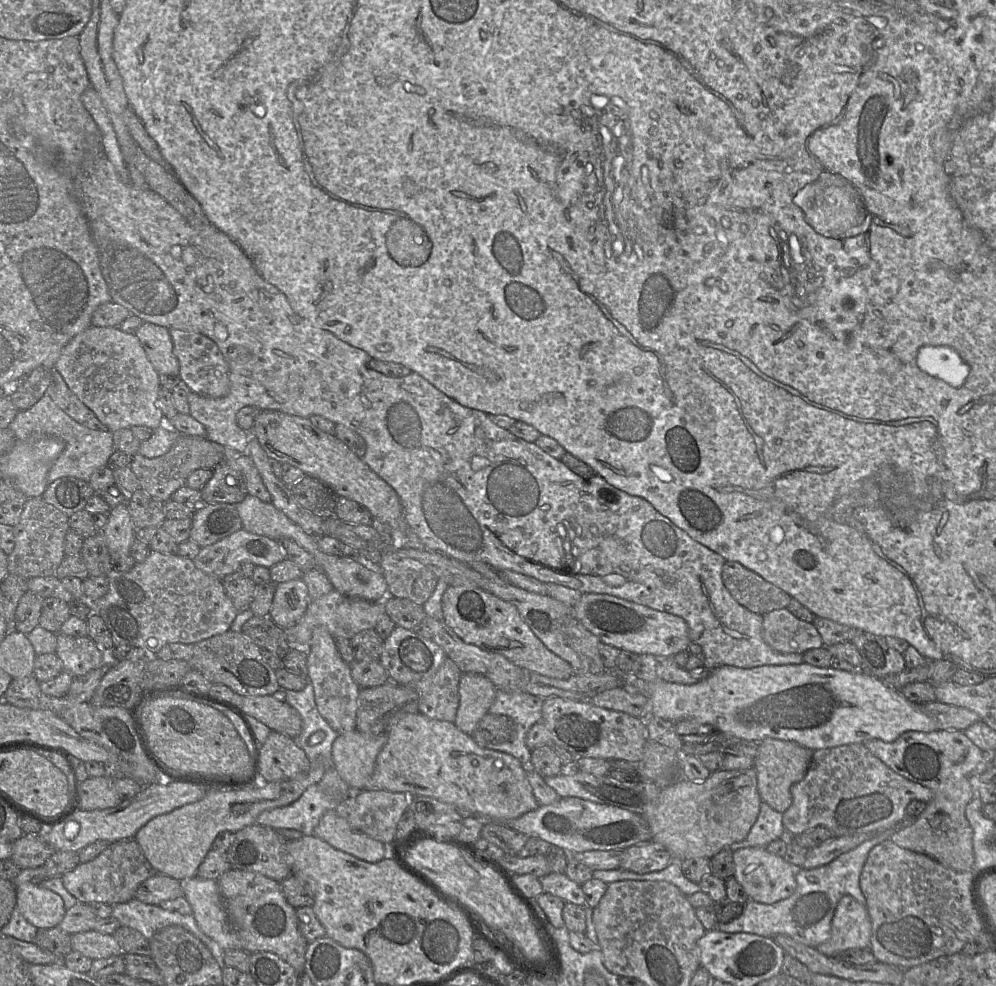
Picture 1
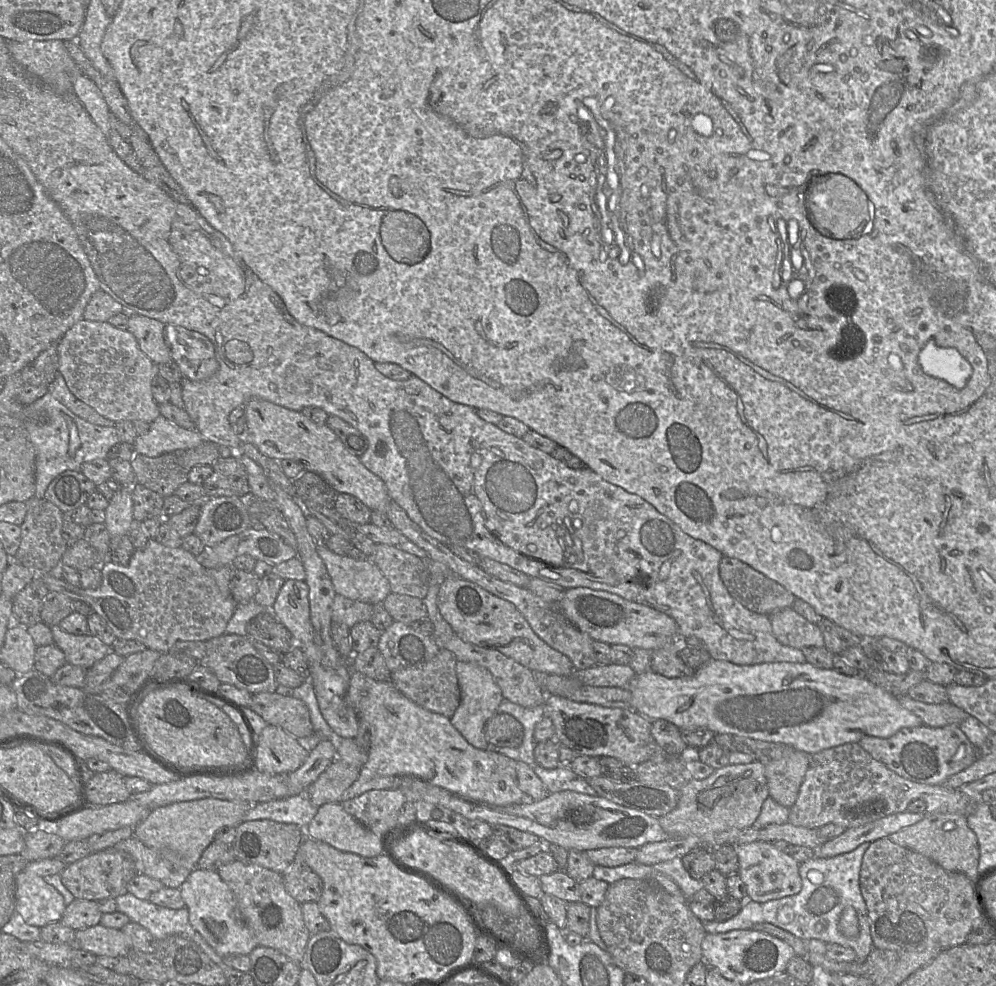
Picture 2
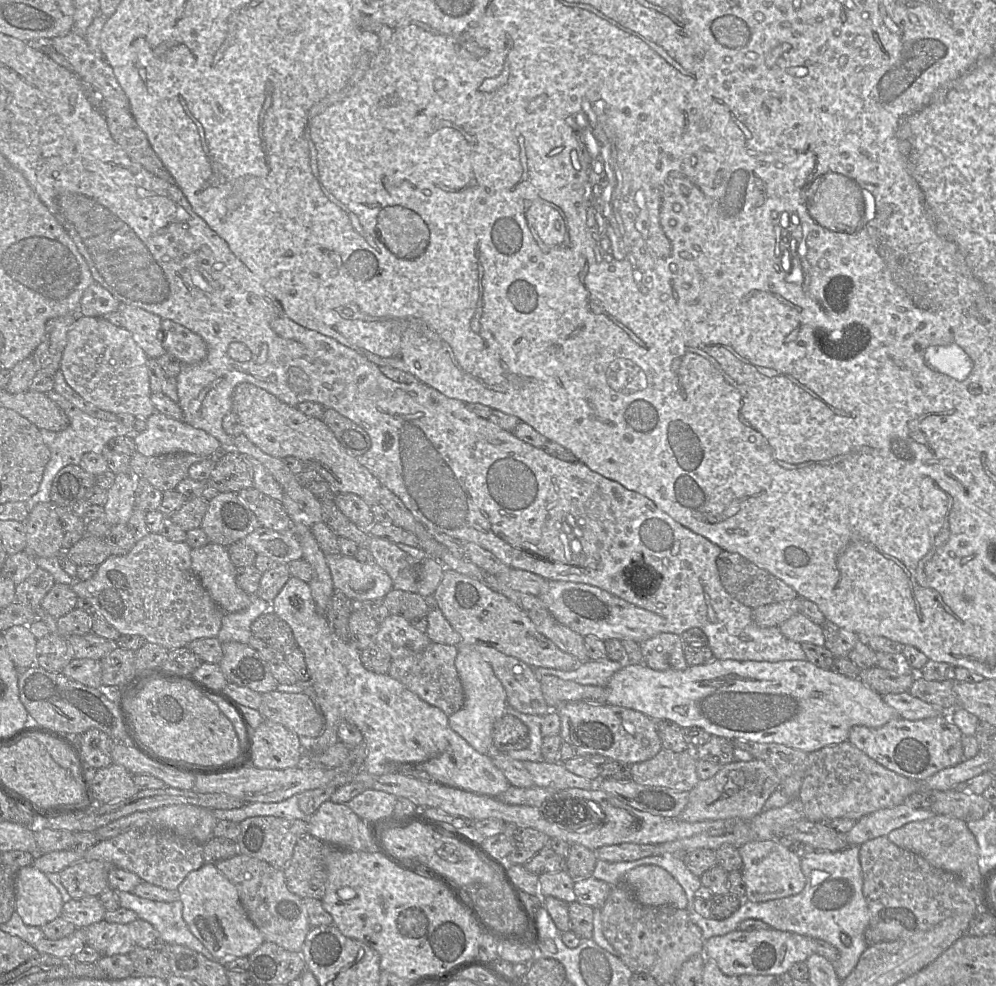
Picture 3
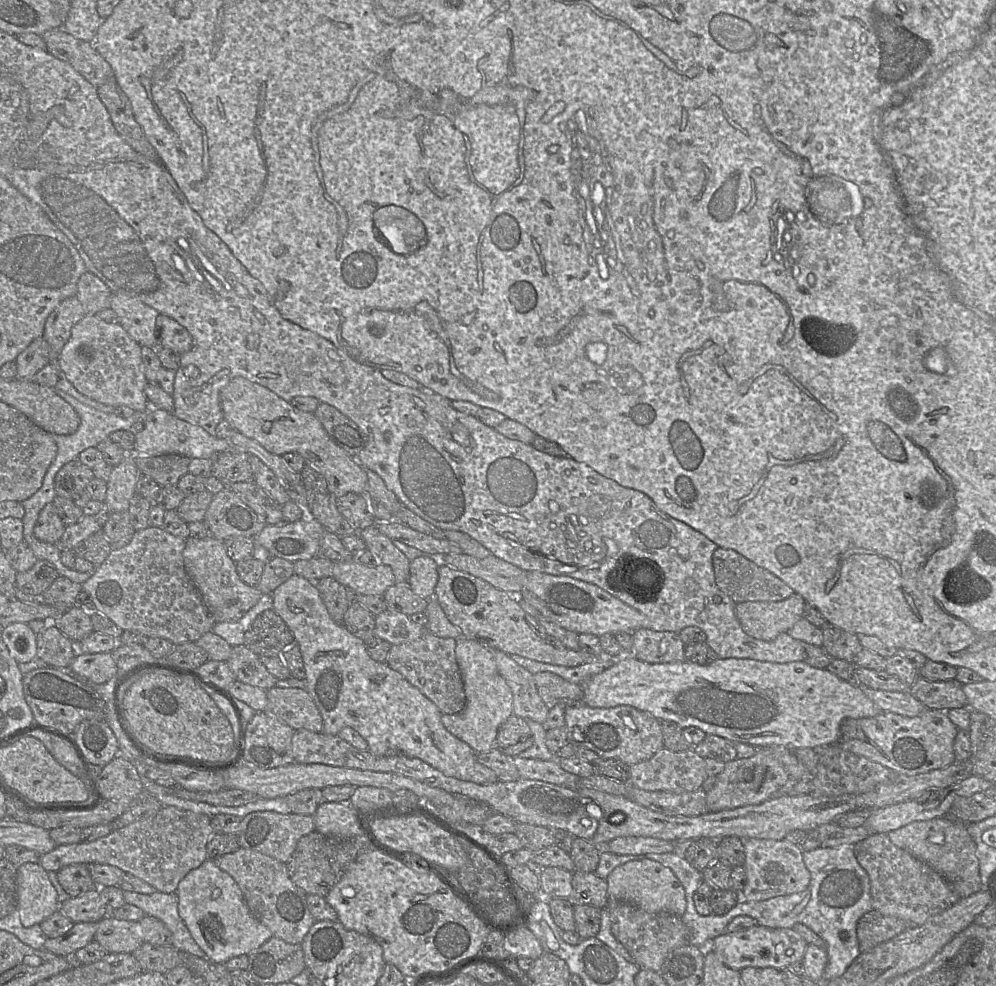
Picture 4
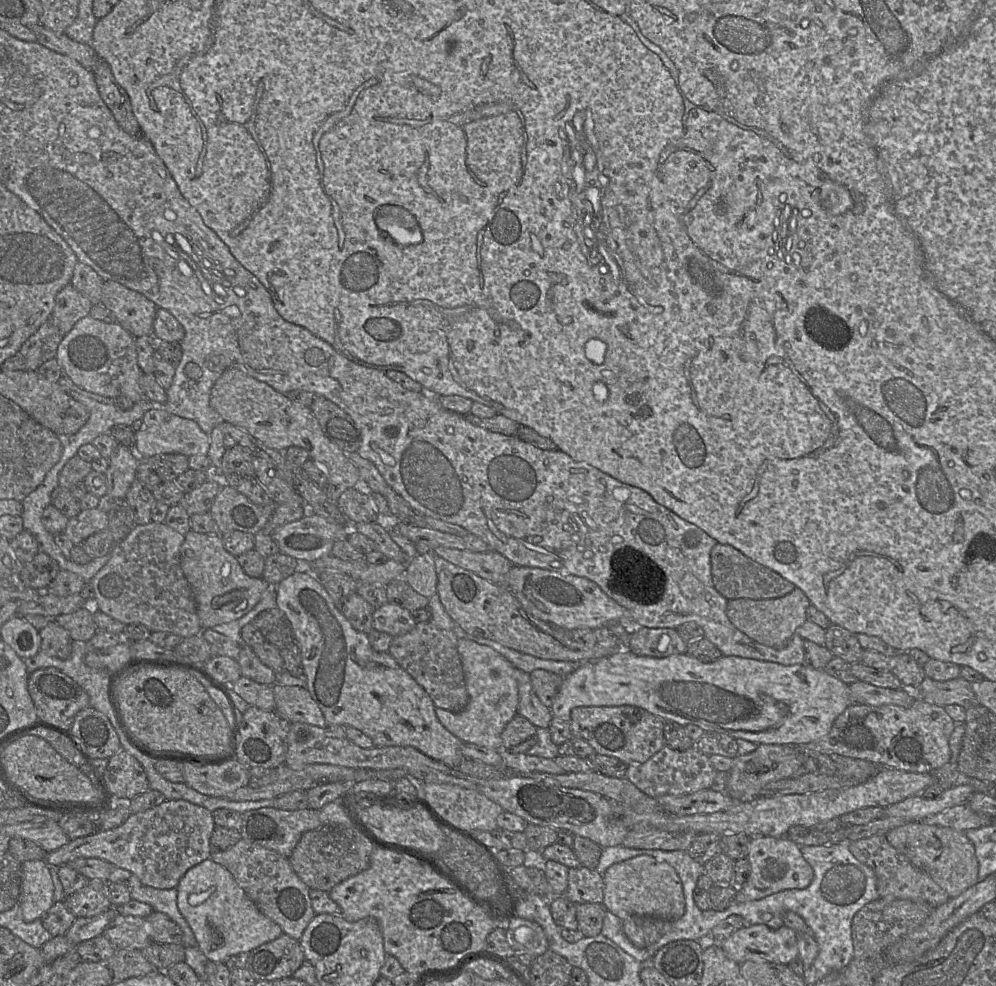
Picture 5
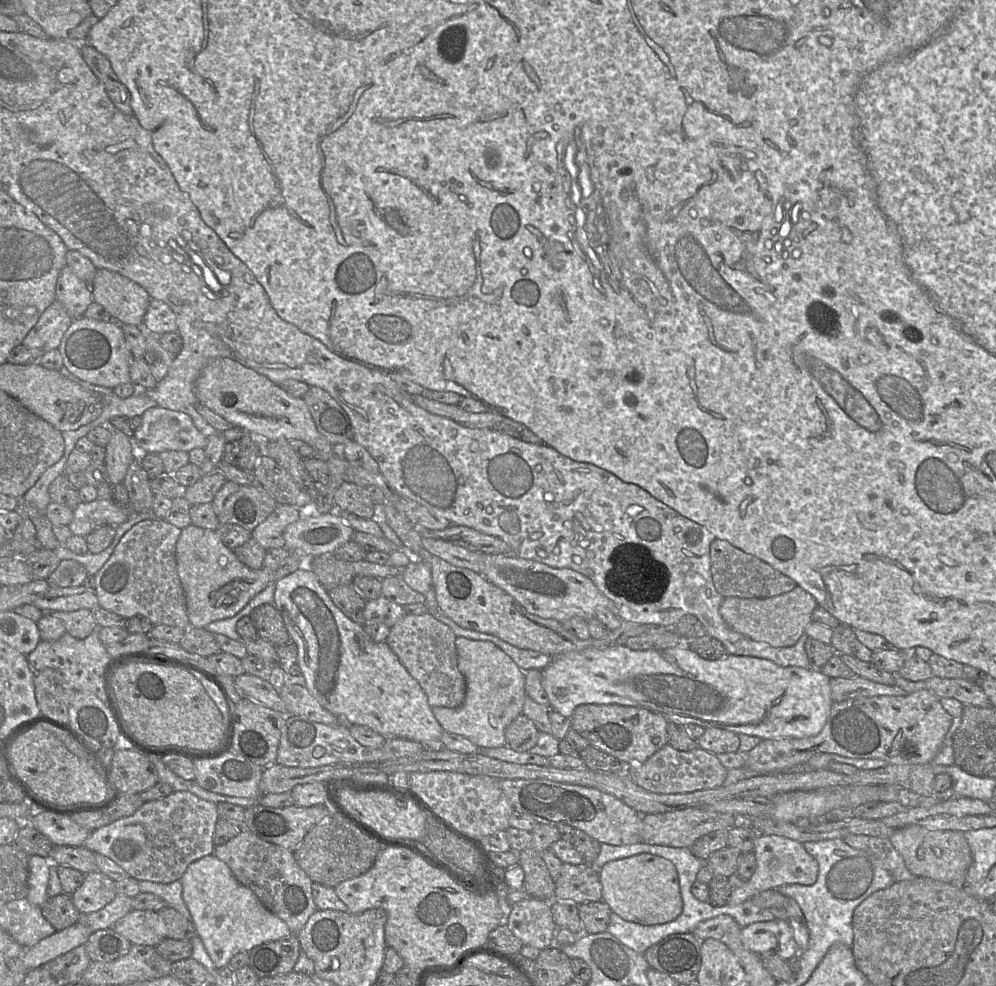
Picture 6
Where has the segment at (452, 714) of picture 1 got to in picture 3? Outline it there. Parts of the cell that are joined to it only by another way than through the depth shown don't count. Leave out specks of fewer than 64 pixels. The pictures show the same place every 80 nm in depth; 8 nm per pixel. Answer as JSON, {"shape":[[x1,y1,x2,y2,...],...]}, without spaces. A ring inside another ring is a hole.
{"shape":[[431,643,420,653,392,660,388,674,422,700,450,716,464,705,464,690,455,667,457,653,457,646]]}

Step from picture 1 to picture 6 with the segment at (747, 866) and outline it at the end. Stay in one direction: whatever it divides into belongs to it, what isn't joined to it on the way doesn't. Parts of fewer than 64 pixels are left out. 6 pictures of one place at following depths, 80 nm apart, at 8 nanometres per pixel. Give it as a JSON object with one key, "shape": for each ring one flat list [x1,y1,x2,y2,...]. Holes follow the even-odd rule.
{"shape":[[758,835,755,839,753,852,756,858,756,870,747,881,740,881,736,876,733,881,733,891,729,906,737,906,759,893,775,889,787,884,813,885,818,877,818,862,805,849,802,843,778,836]]}

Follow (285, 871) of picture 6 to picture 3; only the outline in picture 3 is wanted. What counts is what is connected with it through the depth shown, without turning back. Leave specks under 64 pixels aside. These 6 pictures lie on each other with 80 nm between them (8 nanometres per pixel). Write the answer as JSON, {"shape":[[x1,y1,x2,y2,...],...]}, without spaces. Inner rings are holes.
{"shape":[[242,854,219,861,215,866,235,886,247,916,262,933,265,941,301,953,311,926,302,899,290,892,286,885,283,869]]}

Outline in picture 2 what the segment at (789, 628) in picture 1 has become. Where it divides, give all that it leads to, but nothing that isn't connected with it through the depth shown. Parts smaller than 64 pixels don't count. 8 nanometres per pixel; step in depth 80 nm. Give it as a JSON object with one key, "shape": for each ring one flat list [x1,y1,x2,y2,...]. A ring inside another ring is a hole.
{"shape":[[785,608,769,615,774,637,792,648,823,647,824,637,819,626,809,622,795,610]]}

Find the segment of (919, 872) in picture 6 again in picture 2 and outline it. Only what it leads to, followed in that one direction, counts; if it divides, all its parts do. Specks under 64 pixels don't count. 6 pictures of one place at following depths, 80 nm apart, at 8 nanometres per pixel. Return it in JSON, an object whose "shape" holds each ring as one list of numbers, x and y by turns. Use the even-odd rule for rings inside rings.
{"shape":[[930,813,921,821,890,834,888,838,893,843,924,855,946,871,964,874,971,881,979,872,979,844,976,834,967,824,967,816,951,813]]}

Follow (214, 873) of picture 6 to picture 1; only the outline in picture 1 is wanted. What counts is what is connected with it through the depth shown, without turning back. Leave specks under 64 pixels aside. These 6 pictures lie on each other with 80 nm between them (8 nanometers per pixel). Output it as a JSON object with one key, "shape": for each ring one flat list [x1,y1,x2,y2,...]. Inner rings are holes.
{"shape":[[194,876,179,881,199,928,224,951,241,949,241,942,228,921,217,880]]}

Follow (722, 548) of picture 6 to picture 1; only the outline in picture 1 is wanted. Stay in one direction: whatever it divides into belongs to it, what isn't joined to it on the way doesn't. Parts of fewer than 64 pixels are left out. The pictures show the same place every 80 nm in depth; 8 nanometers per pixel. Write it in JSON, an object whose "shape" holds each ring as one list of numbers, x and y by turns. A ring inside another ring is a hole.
{"shape":[[725,562,722,581,740,605,762,616,787,608,791,601,790,595,738,562]]}

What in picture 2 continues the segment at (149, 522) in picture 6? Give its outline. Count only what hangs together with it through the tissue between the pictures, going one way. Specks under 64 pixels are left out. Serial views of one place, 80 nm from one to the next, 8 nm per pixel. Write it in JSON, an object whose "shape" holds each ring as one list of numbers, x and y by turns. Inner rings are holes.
{"shape":[[149,539,146,546,135,550,128,565,122,566,112,561,101,565,102,583,96,589,83,589,68,584,59,576,37,574,49,592,59,592,71,600,87,603,110,628,117,639,136,640,146,648,159,653,167,653,177,642,208,641,225,633,237,604,231,596,225,596,219,590,215,580,209,575,199,559,182,547,166,547]]}

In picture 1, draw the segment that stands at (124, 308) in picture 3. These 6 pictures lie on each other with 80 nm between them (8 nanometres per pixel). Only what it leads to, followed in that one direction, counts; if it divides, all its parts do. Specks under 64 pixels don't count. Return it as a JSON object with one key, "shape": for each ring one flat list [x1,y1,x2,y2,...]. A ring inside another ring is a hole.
{"shape":[[143,321,135,335,159,374,179,376,179,361,173,353,173,342,166,327]]}

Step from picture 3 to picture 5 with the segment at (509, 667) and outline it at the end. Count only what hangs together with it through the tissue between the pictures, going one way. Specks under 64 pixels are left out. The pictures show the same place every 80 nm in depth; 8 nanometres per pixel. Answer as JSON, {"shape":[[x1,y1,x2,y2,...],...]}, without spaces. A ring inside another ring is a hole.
{"shape":[[515,668,515,679,519,690,517,714,528,719,536,728,548,728,552,713,533,690,530,674]]}

